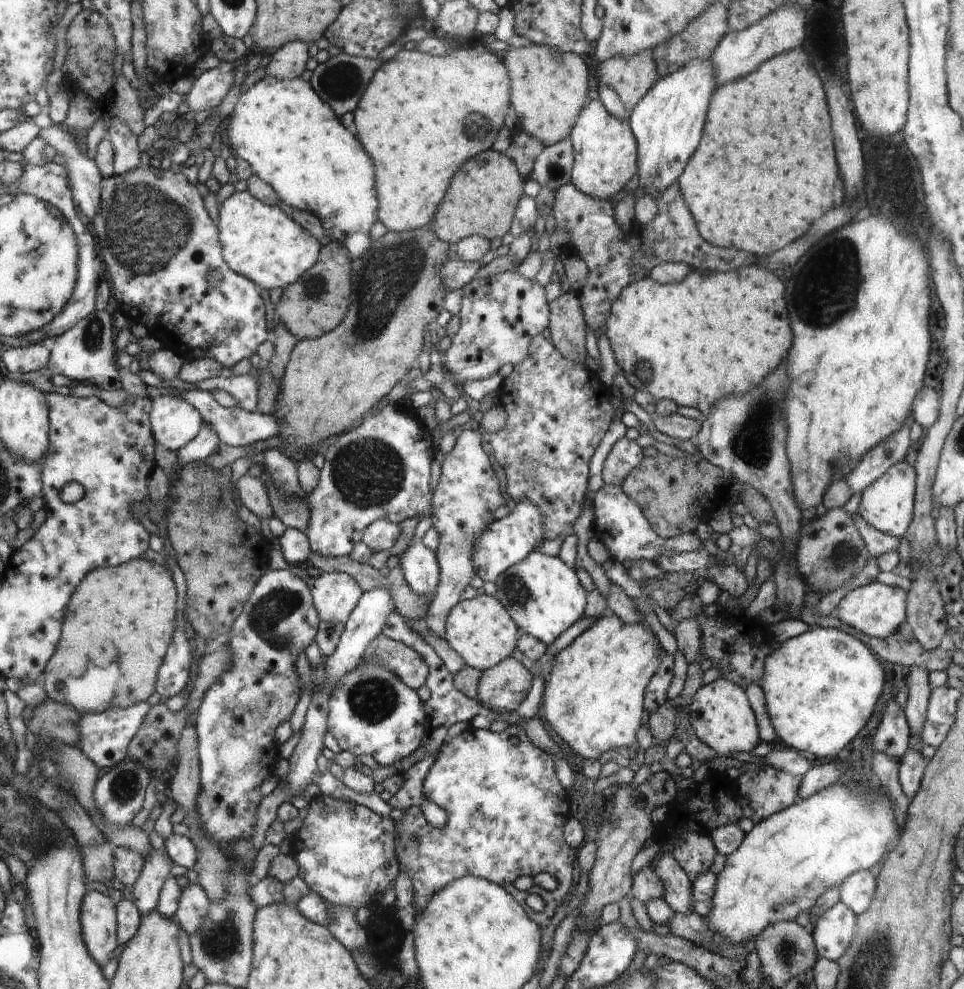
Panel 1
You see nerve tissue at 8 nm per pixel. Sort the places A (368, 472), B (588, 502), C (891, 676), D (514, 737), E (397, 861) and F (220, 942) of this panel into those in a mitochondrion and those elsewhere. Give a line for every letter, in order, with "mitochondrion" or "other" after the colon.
A: mitochondrion
B: other
C: other
D: other
E: other
F: mitochondrion

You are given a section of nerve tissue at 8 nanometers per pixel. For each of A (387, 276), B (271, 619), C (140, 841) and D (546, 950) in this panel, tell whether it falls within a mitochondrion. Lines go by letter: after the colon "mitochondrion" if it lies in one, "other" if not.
A: mitochondrion
B: mitochondrion
C: other
D: other

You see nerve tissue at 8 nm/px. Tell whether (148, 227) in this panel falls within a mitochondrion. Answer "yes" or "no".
yes

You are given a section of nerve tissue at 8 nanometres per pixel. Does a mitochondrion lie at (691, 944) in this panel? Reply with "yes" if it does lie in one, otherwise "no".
no

